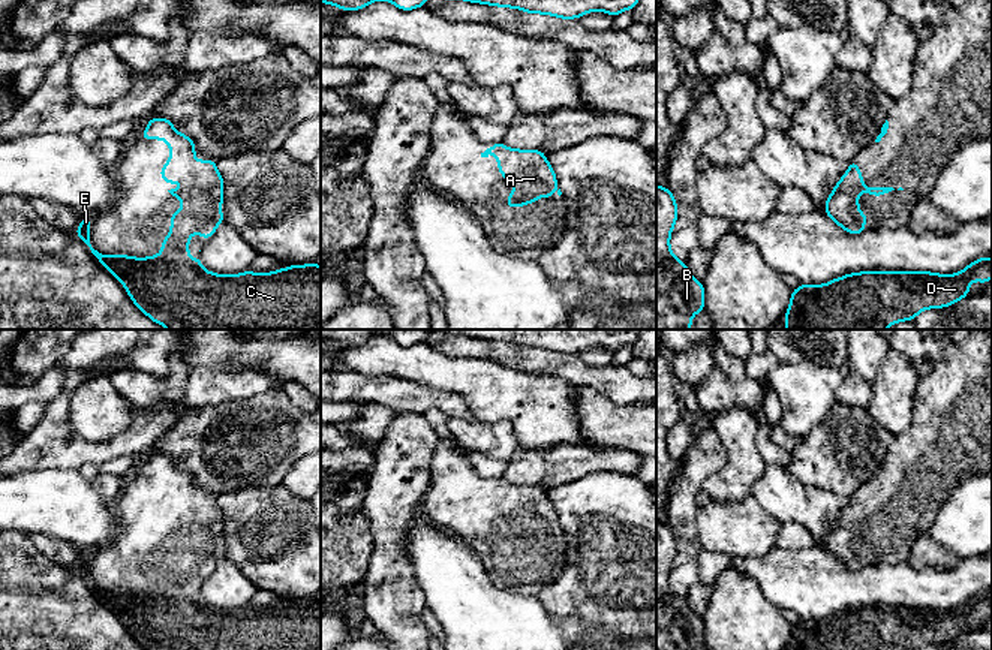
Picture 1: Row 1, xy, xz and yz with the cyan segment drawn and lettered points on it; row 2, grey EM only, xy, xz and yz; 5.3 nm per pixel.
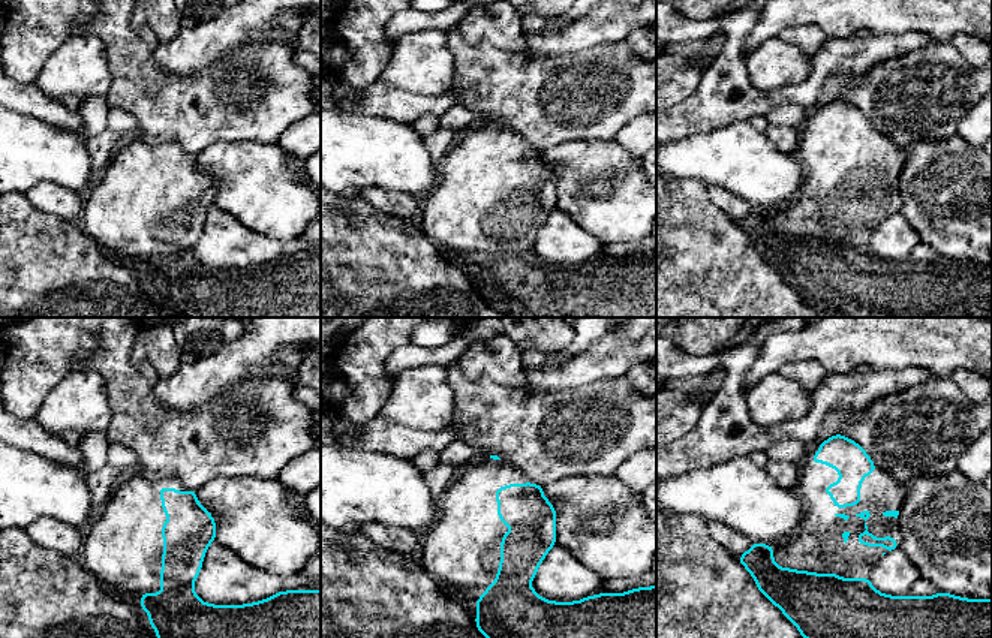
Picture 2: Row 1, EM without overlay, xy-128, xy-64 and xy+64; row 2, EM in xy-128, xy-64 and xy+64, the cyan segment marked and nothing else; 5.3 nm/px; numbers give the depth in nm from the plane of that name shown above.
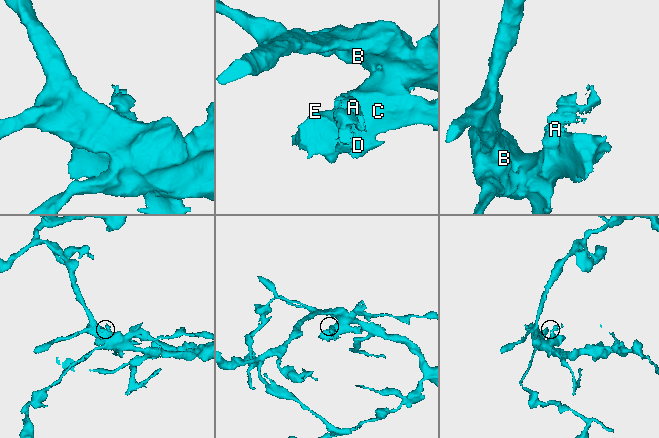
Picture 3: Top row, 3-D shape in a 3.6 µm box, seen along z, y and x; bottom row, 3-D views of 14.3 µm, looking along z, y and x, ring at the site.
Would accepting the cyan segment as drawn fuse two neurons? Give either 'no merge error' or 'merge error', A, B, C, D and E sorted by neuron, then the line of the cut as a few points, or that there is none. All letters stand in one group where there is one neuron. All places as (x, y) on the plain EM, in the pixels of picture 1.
no merge error | A B C D E | no cut

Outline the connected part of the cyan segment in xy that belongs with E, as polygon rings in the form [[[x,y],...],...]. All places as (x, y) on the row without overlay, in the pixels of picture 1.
[[[168,454],[147,455],[148,463],[142,466],[142,475],[163,475],[171,482],[169,496],[160,503],[162,515],[165,518],[180,517],[184,520],[181,526],[168,526],[172,532],[178,533],[184,541],[171,551],[171,566],[162,578],[160,589],[150,593],[132,593],[126,590],[105,592],[99,589],[90,578],[88,553],[84,553],[76,565],[76,571],[85,578],[93,593],[99,595],[102,601],[123,620],[135,641],[145,650],[321,650],[321,602],[291,601],[285,605],[273,608],[256,610],[244,607],[234,611],[222,611],[208,608],[199,593],[189,592],[189,577],[193,568],[204,572],[207,577],[216,563],[225,557],[225,545],[219,545],[223,539],[223,514],[216,503],[216,496],[193,496],[196,488],[192,473],[175,466]]]

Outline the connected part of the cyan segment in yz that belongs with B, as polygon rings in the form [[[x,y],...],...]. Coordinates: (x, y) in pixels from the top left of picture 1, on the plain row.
[[[656,520],[656,650],[697,650],[704,644],[704,623],[670,586],[676,556],[674,532]]]

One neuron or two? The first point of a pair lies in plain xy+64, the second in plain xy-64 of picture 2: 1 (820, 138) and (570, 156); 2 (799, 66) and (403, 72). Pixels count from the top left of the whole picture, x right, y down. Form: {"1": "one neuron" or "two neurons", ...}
{"1": "two neurons", "2": "one neuron"}

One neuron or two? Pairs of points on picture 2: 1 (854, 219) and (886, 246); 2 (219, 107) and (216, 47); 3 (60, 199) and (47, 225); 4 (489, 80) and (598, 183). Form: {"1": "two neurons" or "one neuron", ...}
{"1": "two neurons", "2": "two neurons", "3": "two neurons", "4": "two neurons"}

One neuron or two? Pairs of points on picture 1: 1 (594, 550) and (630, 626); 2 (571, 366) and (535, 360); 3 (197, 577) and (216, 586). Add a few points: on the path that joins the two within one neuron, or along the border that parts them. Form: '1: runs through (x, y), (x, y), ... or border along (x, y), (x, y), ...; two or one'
1: runs through (613, 569), (630, 586), (630, 607); one
2: runs through (562, 364), (544, 361); one
3: border along (206, 577), (200, 584); two

